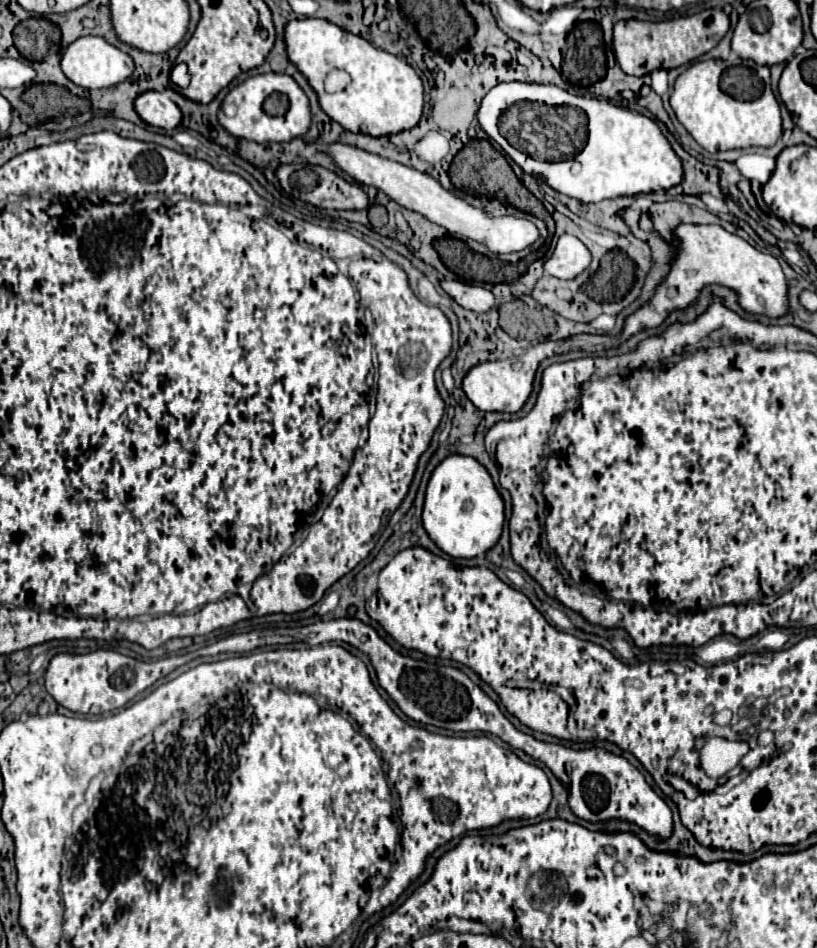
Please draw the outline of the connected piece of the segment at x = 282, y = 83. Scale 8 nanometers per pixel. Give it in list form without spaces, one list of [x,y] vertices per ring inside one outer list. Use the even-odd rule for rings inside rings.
[[[266,73],[266,75],[254,75],[250,79],[246,79],[242,85],[234,87],[224,103],[232,103],[236,105],[236,113],[232,117],[228,117],[224,111],[218,113],[218,121],[220,125],[234,137],[242,137],[248,141],[256,141],[256,143],[286,143],[292,141],[296,137],[302,137],[308,133],[310,123],[312,123],[312,113],[310,113],[310,101],[306,97],[306,93],[300,89],[300,85],[286,73]],[[270,93],[286,93],[290,99],[290,109],[284,117],[270,117],[264,113],[264,99]]]

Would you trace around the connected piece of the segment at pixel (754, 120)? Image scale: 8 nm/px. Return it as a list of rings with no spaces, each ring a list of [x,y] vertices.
[[[708,59],[708,61],[698,61],[698,63],[694,63],[692,67],[688,67],[688,69],[686,69],[686,71],[684,71],[684,73],[682,73],[682,75],[680,75],[678,79],[676,79],[676,83],[674,83],[674,93],[672,93],[672,97],[670,97],[670,105],[672,105],[672,109],[674,109],[676,117],[678,117],[678,121],[680,121],[680,123],[682,123],[684,127],[686,127],[686,131],[688,131],[688,133],[690,133],[690,135],[694,137],[694,141],[696,141],[696,143],[698,143],[700,147],[704,147],[706,151],[710,151],[710,153],[716,153],[716,151],[728,151],[728,149],[748,149],[748,147],[772,147],[772,145],[774,145],[774,143],[778,141],[778,137],[782,135],[782,117],[780,117],[780,105],[778,105],[778,101],[776,101],[776,97],[774,97],[774,93],[771,89],[771,74],[770,74],[770,87],[766,87],[766,89],[764,89],[764,93],[762,93],[762,97],[760,97],[760,99],[754,99],[754,101],[736,101],[734,97],[730,97],[730,95],[726,95],[724,91],[720,91],[720,75],[724,73],[724,69],[726,69],[726,63],[724,63],[722,59]]]

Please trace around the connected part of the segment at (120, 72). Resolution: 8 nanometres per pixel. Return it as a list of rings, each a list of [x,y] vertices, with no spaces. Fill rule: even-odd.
[[[80,37],[72,45],[66,47],[66,51],[62,55],[62,71],[72,83],[76,83],[80,87],[106,89],[106,87],[114,87],[114,85],[126,81],[134,71],[134,61],[128,53],[110,45],[102,37]]]

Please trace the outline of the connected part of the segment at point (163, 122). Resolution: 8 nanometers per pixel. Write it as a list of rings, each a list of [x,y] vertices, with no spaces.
[[[146,91],[136,99],[136,113],[154,127],[160,129],[176,129],[182,121],[182,111],[180,107],[164,93],[158,91]]]

